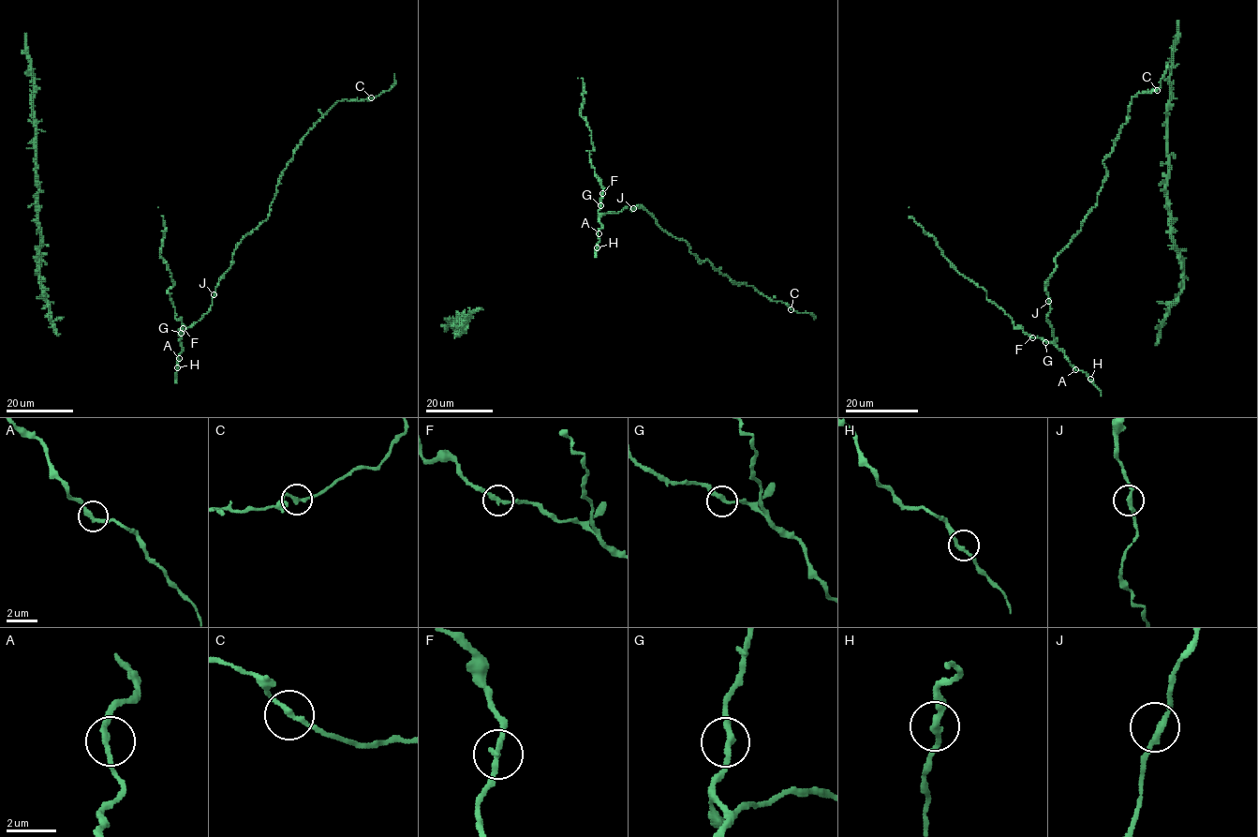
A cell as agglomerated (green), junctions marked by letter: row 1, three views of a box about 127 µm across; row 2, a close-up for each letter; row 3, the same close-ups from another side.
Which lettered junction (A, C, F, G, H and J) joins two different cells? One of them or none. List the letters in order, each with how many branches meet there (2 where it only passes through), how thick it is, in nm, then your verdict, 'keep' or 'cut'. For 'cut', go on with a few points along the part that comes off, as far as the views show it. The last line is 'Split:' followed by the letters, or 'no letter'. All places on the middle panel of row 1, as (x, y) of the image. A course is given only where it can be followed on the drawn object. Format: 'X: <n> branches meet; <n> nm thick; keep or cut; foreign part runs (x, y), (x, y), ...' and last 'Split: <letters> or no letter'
A: 2 branches meet; 240 nm thick; keep
C: 2 branches meet; 220 nm thick; keep
F: 2 branches meet; 240 nm thick; keep
G: 2 branches meet; 240 nm thick; keep
H: 2 branches meet; 240 nm thick; keep
J: 2 branches meet; 240 nm thick; keep
Split: no letter

